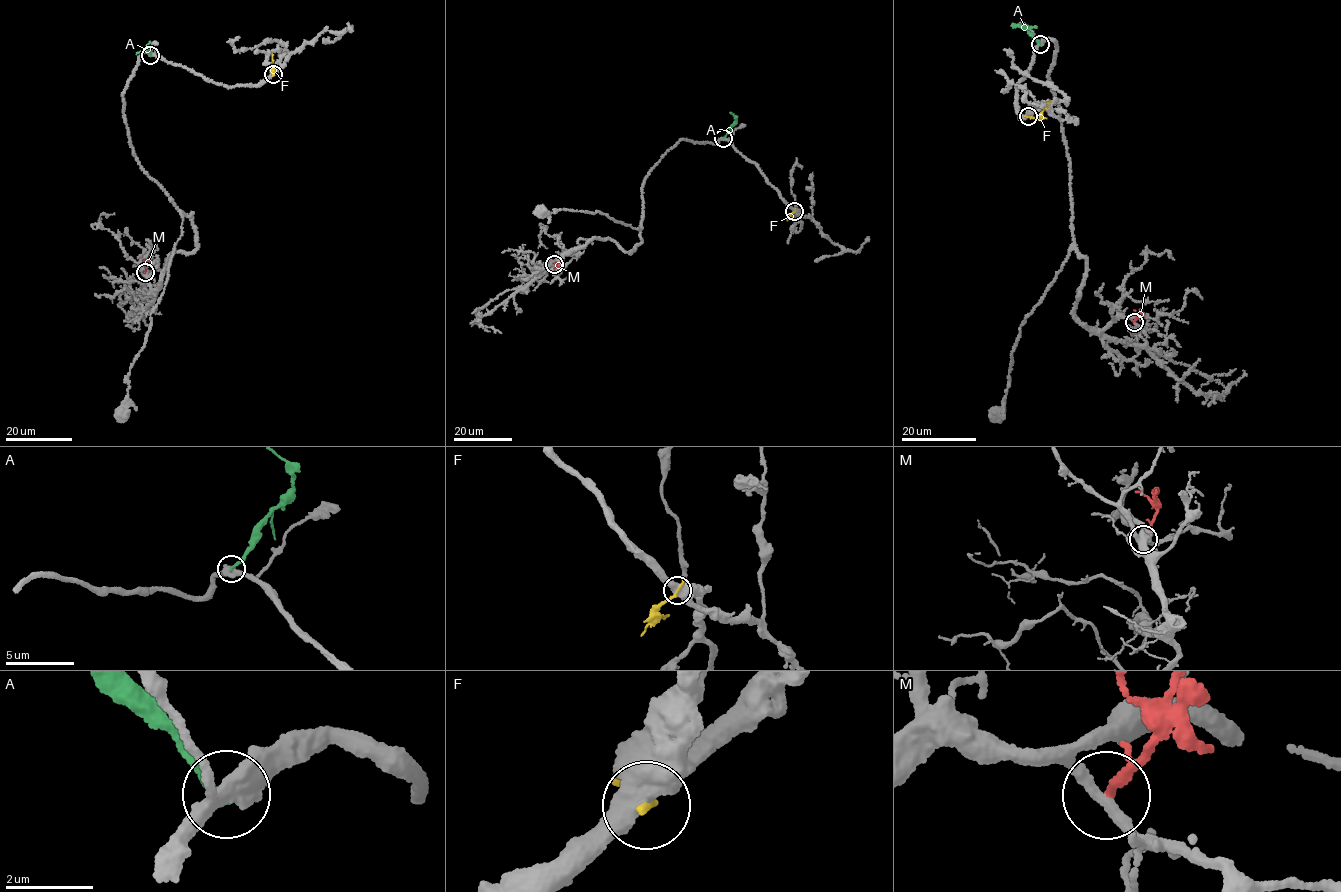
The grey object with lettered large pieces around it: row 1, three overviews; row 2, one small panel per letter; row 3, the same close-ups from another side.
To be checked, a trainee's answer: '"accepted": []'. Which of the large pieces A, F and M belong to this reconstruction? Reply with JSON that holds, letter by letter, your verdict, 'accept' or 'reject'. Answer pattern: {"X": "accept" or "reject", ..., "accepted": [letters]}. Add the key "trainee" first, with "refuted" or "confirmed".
{"trainee": "confirmed", "A": "reject", "F": "reject", "M": "reject", "accepted": []}

